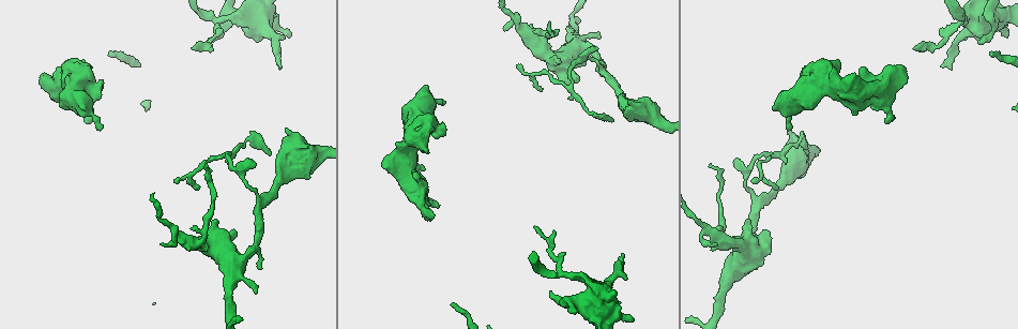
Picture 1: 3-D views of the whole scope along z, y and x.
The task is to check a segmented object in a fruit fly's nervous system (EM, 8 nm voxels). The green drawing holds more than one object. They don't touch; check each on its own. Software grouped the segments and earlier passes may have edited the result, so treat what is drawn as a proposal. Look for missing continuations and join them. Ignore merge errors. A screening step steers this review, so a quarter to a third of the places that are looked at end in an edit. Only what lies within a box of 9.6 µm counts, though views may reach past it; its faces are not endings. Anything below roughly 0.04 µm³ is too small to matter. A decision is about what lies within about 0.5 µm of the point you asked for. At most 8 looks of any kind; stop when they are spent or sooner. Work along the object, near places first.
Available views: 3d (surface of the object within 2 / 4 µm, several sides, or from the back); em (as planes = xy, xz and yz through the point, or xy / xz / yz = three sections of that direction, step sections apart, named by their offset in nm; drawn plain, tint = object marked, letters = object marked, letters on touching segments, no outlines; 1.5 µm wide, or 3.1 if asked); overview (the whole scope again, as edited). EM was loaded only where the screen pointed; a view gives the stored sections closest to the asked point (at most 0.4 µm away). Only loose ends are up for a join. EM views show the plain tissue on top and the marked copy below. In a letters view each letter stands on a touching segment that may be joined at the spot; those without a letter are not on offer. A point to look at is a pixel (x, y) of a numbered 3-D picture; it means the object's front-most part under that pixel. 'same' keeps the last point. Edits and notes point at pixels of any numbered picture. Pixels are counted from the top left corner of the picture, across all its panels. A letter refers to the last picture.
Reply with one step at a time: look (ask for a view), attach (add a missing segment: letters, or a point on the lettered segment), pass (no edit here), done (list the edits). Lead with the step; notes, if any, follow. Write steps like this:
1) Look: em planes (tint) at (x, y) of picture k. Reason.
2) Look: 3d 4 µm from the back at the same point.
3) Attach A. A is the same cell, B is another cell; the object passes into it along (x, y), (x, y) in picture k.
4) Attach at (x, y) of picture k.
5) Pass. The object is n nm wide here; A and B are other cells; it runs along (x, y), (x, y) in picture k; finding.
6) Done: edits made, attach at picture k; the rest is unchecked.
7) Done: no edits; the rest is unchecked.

Look: 3d 2 µm from the back at (278, 67) of picture 1. Free end.

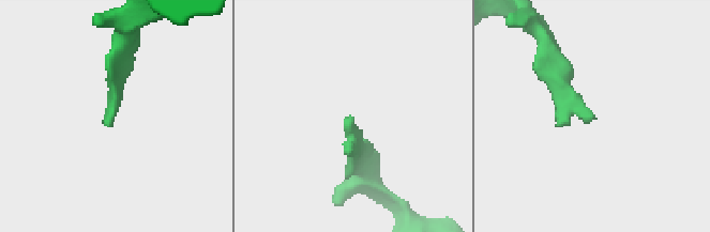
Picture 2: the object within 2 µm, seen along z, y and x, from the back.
Look: em yz step 4 (tint) at (107, 122) of picture 2. Need the tissue.

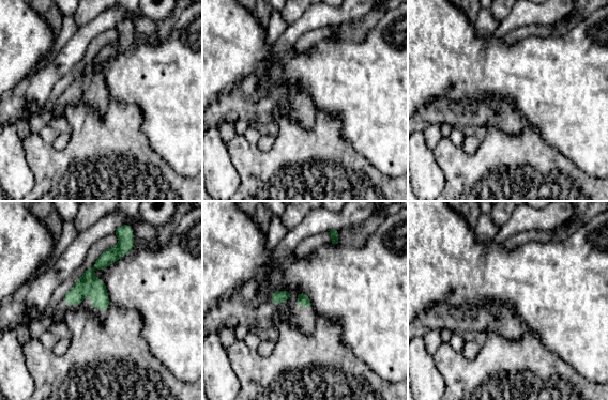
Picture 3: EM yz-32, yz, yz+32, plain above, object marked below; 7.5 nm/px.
Look: em planes (letters) at the same point. Cut it another way.

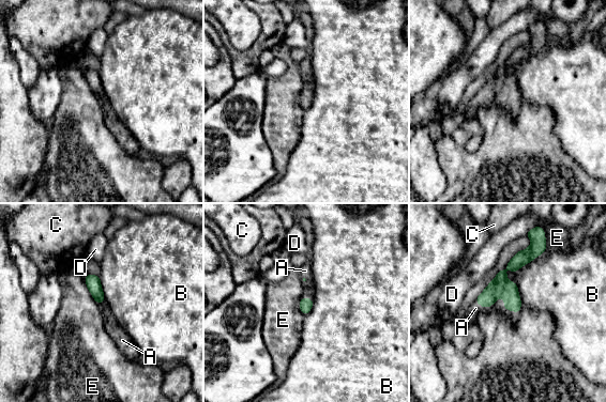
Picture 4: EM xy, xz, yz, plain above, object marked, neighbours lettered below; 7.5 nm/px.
Attach A. A is the same cell, B, C, D and E are other cells; the object passes into it along (500, 287), (484, 307), (475, 308) in picture 4; it goes on there.

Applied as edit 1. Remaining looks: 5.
Look: em yz step 4 (letters) at (425, 85) of picture 1. Thick end.

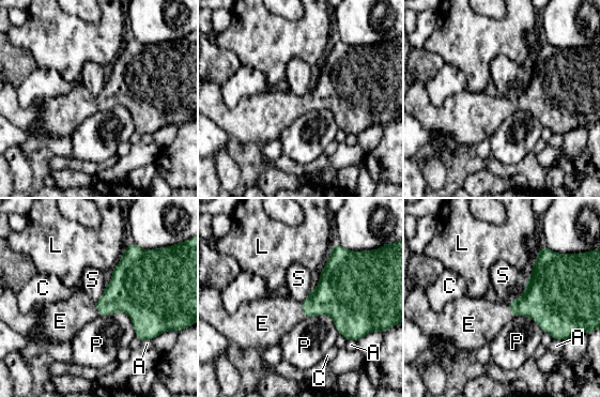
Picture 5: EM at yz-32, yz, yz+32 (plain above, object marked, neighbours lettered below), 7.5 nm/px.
Attach E. E is the same cell, A, C, L, P and S are other cells; the neuron continues.

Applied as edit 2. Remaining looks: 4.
Look: overview. See it whole again.

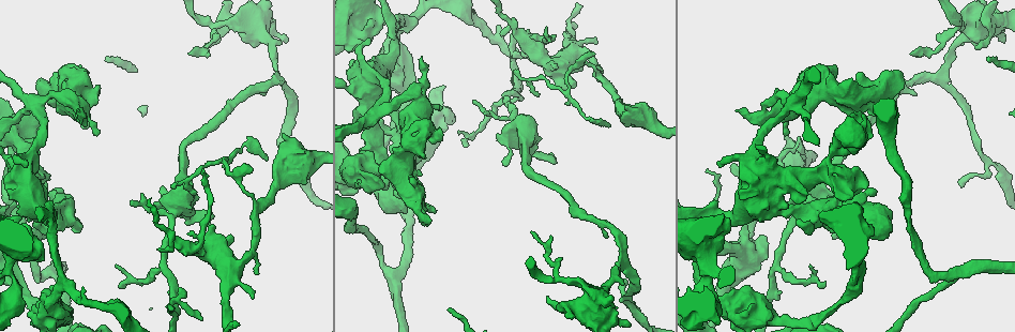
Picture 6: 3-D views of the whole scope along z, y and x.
Look: em yz step 4 (tint) at (420, 175) of picture 6. Branch stops here.

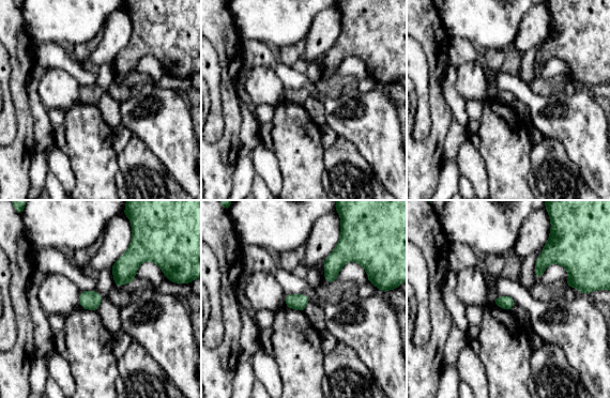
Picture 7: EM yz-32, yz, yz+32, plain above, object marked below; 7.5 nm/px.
Look: em planes (tint) at the same point.

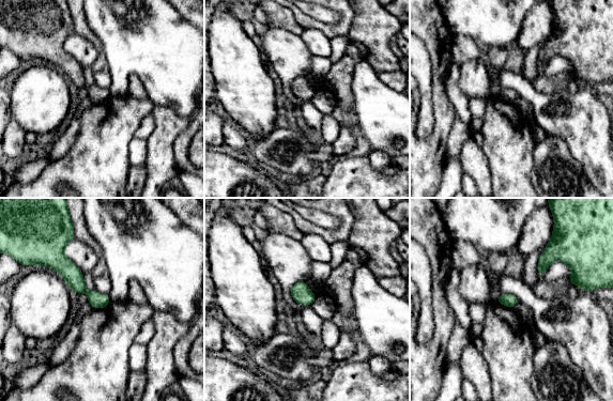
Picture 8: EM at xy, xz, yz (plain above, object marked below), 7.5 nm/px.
Look: em planes (letters) at the same point. What lies round it.

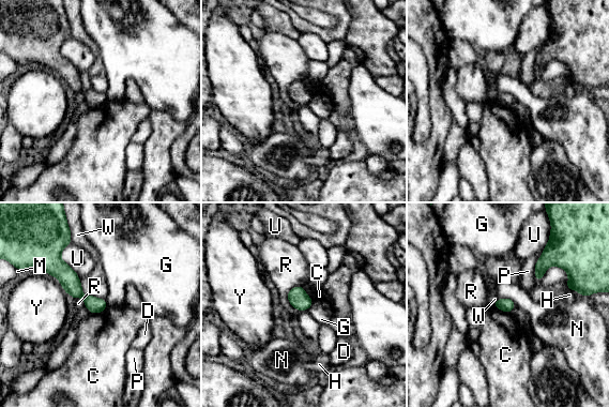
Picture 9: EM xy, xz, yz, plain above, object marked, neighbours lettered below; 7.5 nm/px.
Pass. The longest contact is with U, 280 nm; C, D, G, H, M, N, P, R, U, W and Y are other cells; a border runs along (313, 300), (307, 308) in picture 9; none of them fits.

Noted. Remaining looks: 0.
Done: edits made, attach at picture 4, attach at picture 5; the rest is unchecked.

